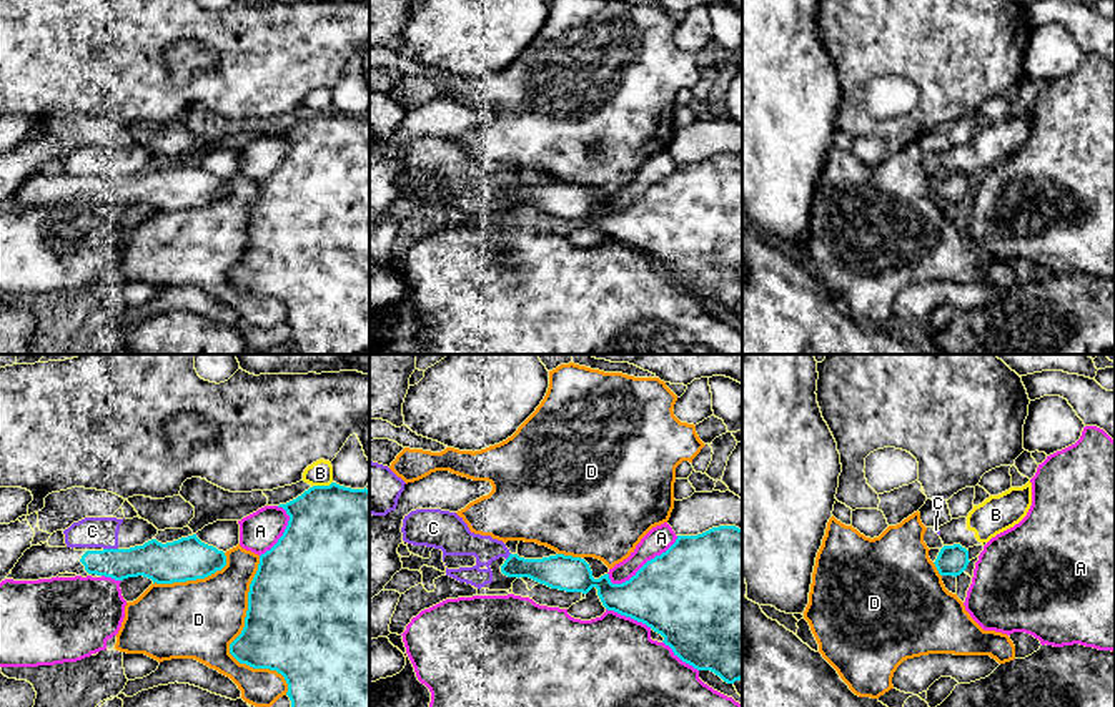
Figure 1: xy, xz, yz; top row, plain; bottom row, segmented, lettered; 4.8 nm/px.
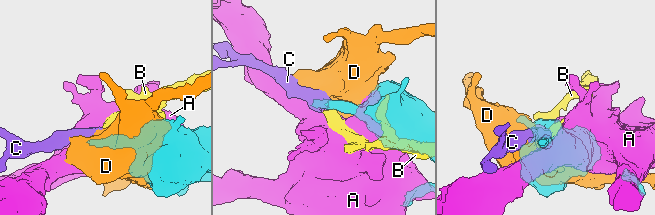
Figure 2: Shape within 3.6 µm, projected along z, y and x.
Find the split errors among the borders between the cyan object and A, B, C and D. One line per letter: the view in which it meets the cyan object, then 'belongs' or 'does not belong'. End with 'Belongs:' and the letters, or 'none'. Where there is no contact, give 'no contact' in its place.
A: meets cyan in xz; does not belong
B: meets cyan in xy; does not belong
C: meets cyan in xy; does not belong
D: meets cyan in xy; does not belong
Belongs: none

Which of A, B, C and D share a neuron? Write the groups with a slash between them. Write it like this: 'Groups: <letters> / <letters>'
Groups: A / B C / D

